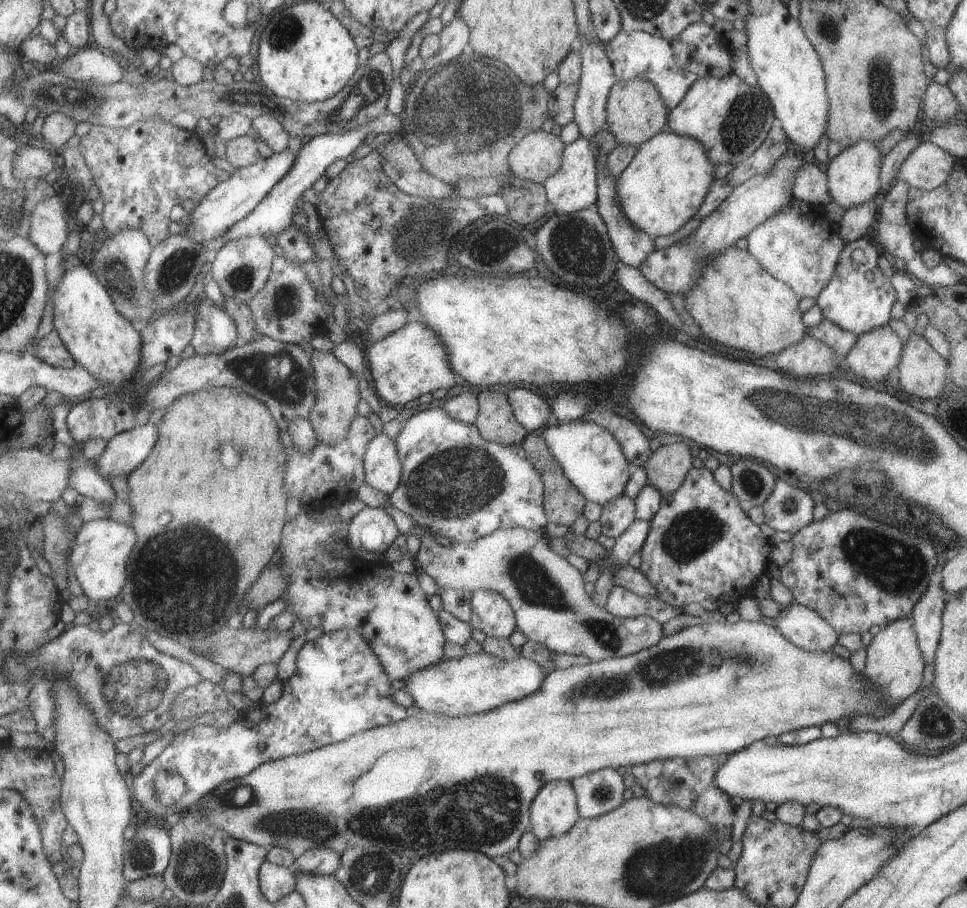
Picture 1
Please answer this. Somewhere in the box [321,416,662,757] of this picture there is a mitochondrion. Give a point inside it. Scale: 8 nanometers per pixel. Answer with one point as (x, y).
(455, 483)

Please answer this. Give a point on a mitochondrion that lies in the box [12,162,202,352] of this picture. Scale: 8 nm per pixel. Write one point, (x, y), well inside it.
(173, 274)

